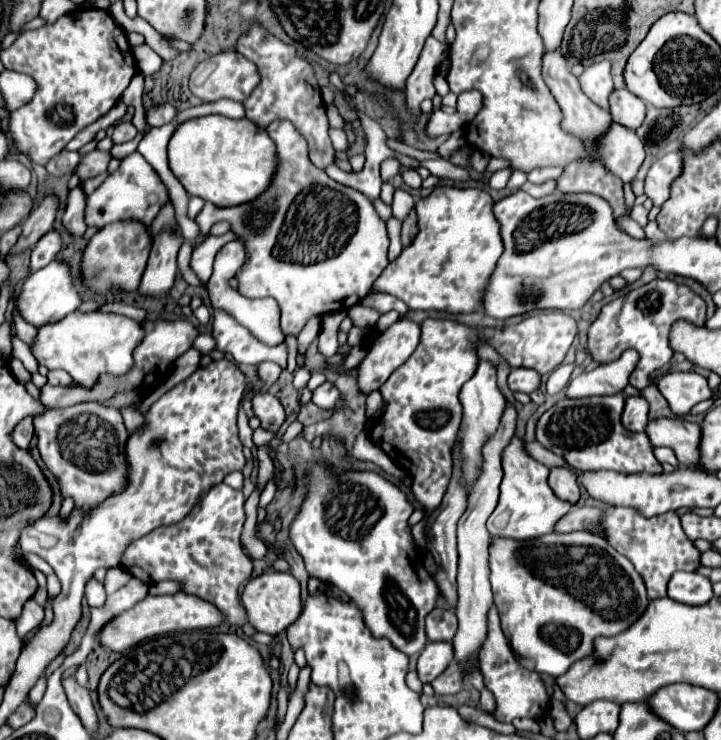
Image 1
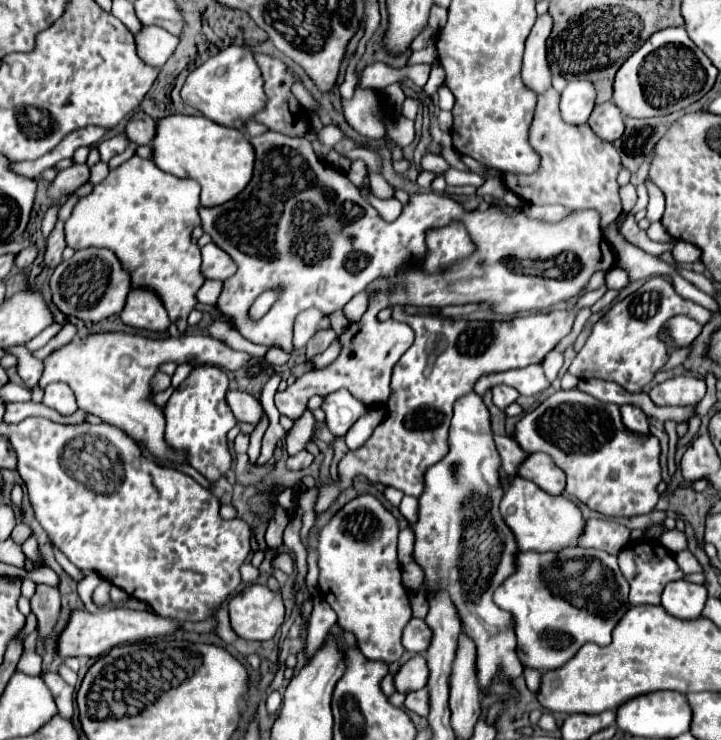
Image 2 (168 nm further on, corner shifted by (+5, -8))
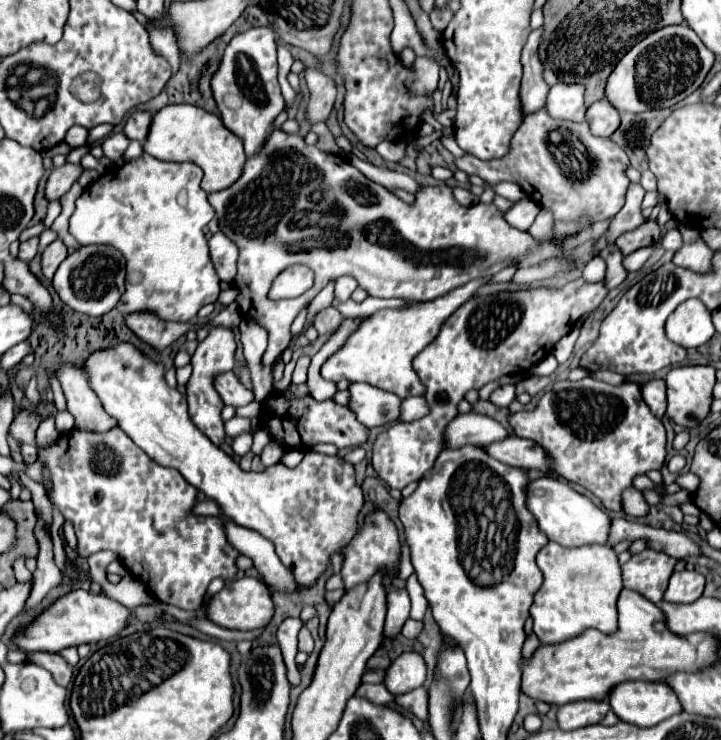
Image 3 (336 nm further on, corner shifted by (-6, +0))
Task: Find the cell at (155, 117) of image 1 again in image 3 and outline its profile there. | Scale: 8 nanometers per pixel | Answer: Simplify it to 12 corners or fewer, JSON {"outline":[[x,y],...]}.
{"outline":[[149,111],[131,113],[125,135],[145,143],[153,115]]}

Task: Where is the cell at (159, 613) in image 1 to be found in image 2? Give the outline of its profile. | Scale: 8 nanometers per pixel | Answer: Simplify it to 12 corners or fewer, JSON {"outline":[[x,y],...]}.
{"outline":[[74,609],[60,657],[100,657],[116,645],[178,629],[148,611]]}

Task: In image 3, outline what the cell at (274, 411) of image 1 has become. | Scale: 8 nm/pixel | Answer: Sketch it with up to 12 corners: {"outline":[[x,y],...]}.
{"outline":[[233,371],[215,379],[225,405],[243,407],[255,397]]}

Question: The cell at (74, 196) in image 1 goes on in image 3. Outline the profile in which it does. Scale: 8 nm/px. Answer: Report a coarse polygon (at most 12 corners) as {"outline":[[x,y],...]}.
{"outline":[[61,239],[43,251],[43,275],[55,275],[59,263],[67,257]]}

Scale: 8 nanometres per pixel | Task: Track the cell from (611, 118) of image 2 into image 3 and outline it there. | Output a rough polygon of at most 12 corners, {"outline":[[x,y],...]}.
{"outline":[[607,99],[587,109],[595,135],[611,137],[619,129],[619,111]]}

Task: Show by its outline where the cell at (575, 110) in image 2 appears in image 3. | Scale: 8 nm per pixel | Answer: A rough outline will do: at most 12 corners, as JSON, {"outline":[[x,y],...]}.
{"outline":[[559,83],[547,97],[551,117],[585,121],[585,87]]}

